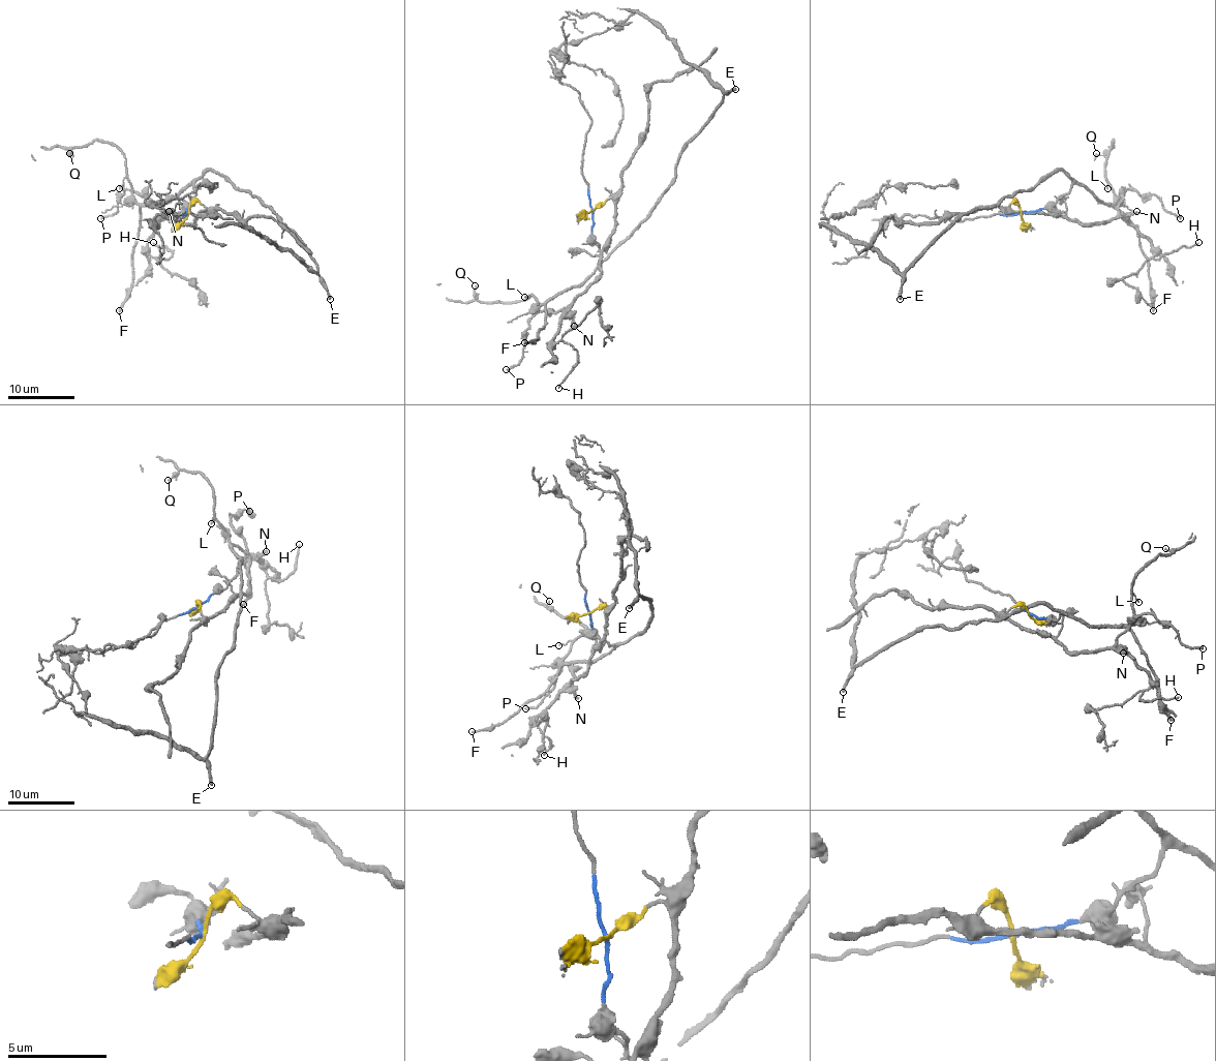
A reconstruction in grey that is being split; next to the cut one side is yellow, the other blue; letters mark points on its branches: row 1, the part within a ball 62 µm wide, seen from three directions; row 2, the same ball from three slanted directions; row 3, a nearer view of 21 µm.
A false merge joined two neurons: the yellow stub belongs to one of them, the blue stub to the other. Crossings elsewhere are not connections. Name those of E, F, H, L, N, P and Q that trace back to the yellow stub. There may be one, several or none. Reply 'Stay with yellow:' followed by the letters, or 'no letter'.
Stay with yellow: H, N, P

